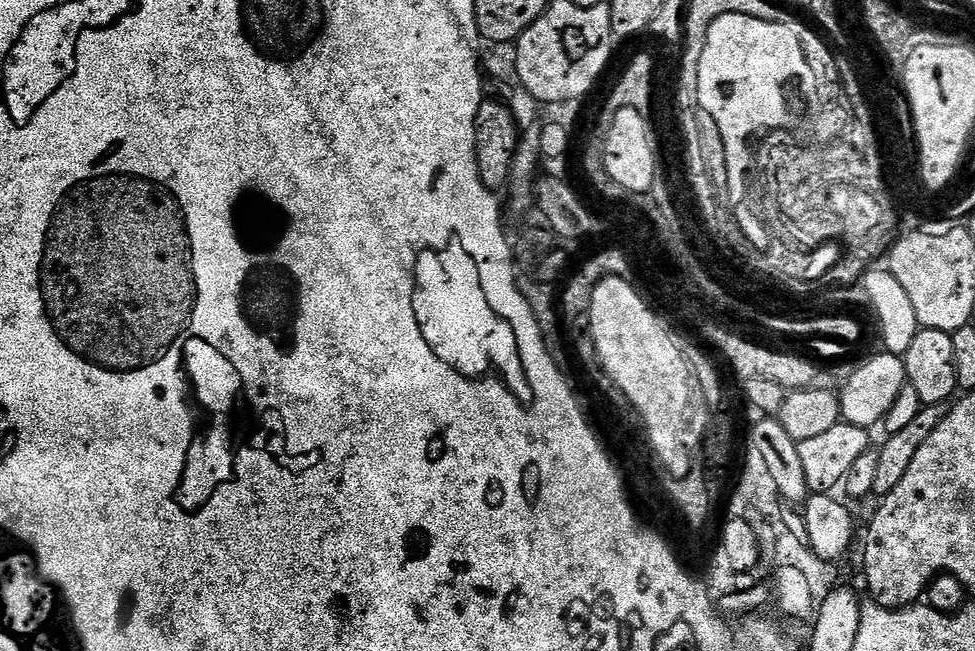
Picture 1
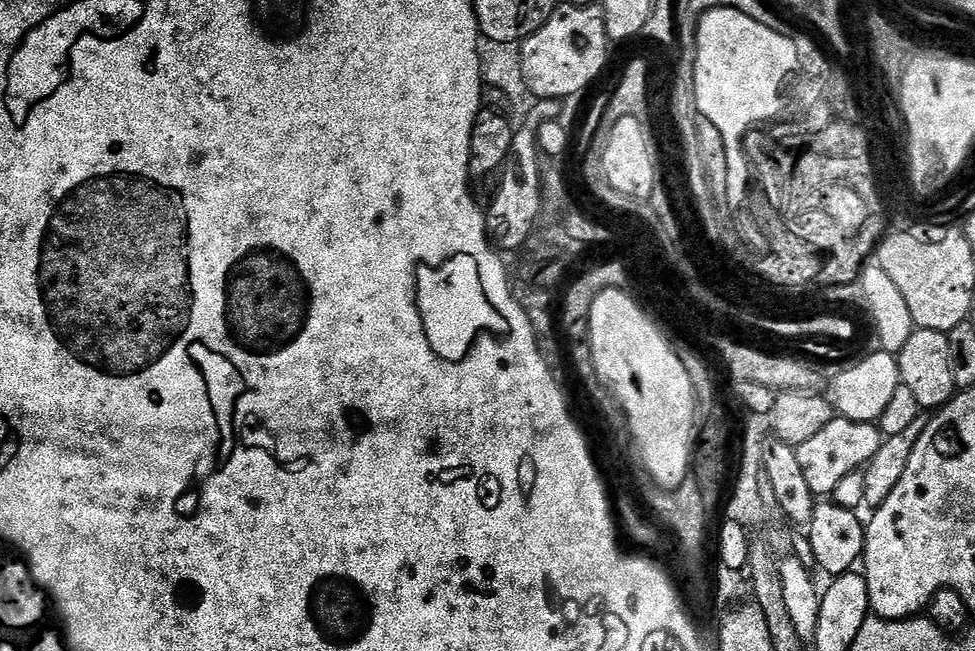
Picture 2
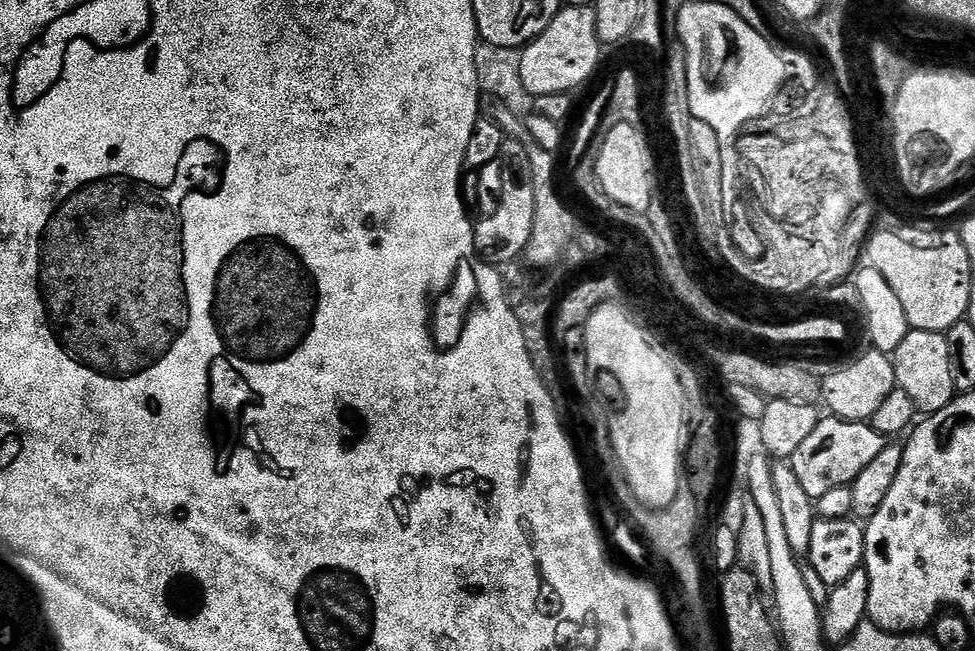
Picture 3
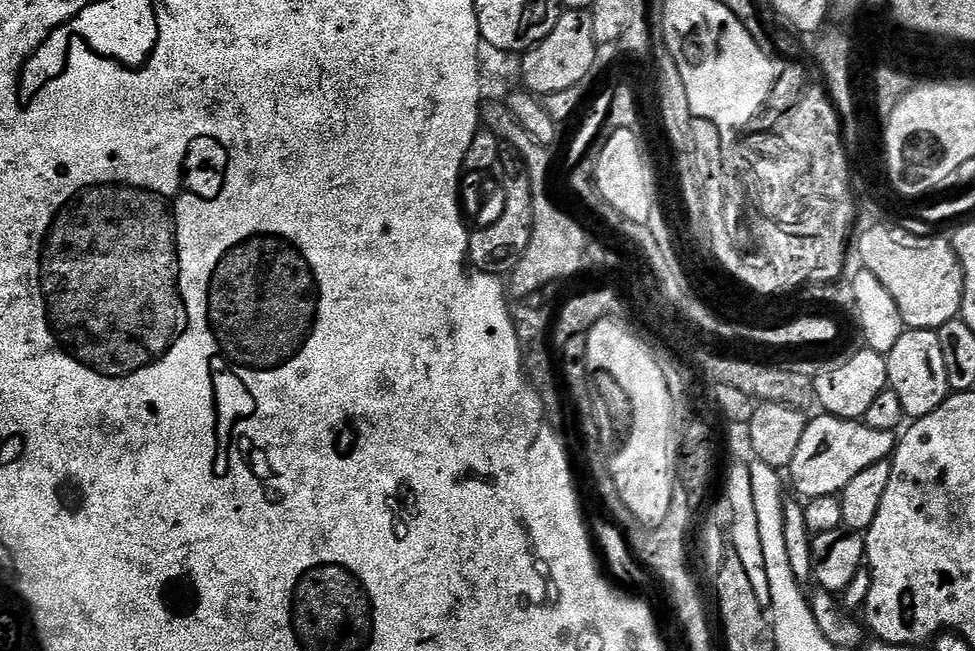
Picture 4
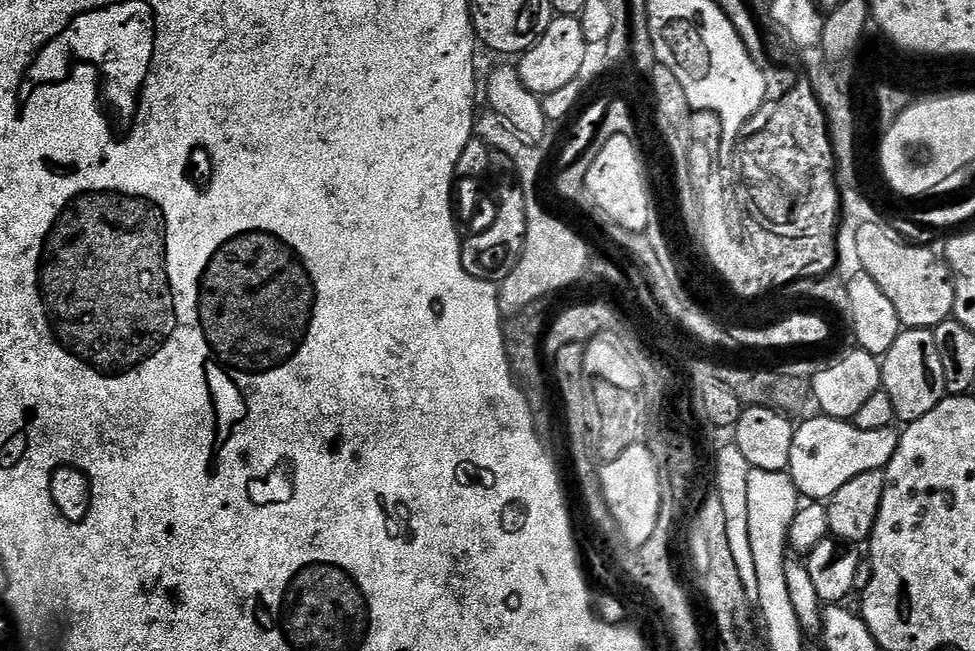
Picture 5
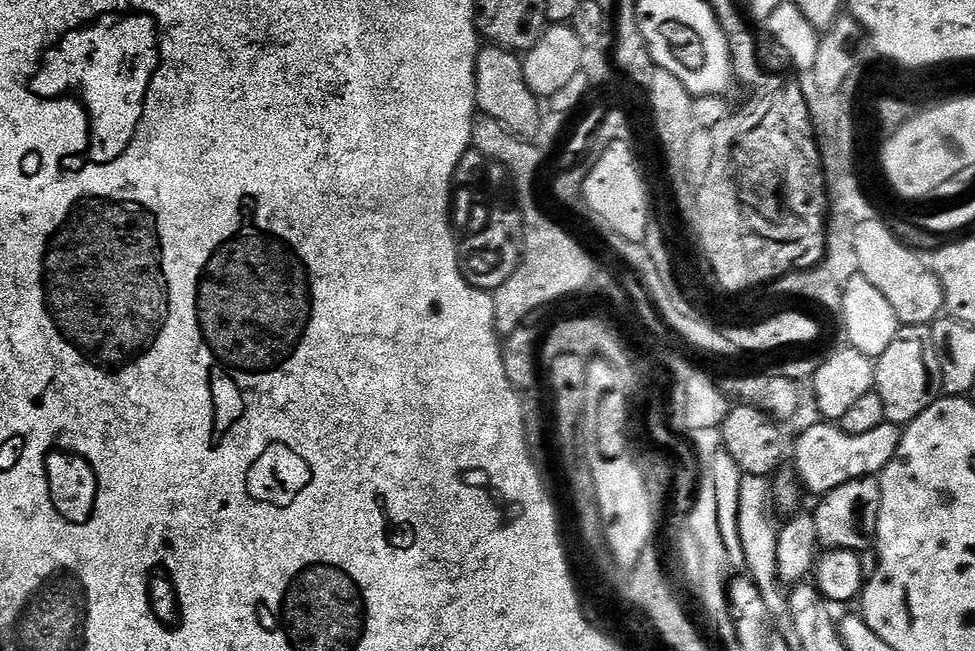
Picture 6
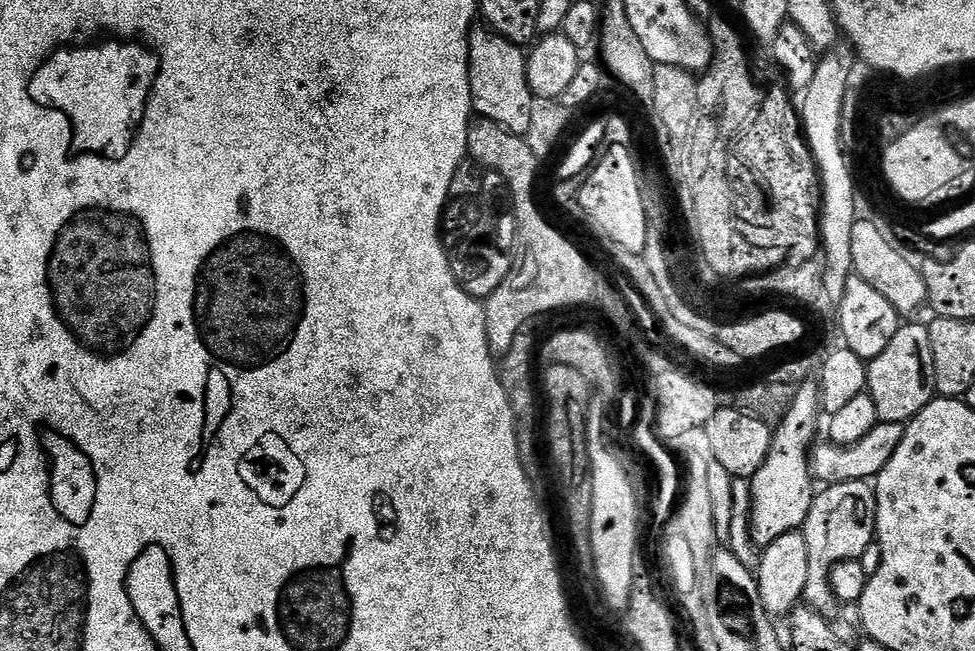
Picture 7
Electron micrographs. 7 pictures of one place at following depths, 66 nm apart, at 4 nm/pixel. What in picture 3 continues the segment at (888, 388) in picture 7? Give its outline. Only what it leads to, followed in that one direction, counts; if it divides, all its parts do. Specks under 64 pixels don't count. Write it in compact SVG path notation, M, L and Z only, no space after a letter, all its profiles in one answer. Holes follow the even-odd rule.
M909 330L906 338L902 338L902 346L891 353L891 358L896 387L906 392L917 413L931 414L942 410L957 395L954 374L950 371L950 346L945 333Z

